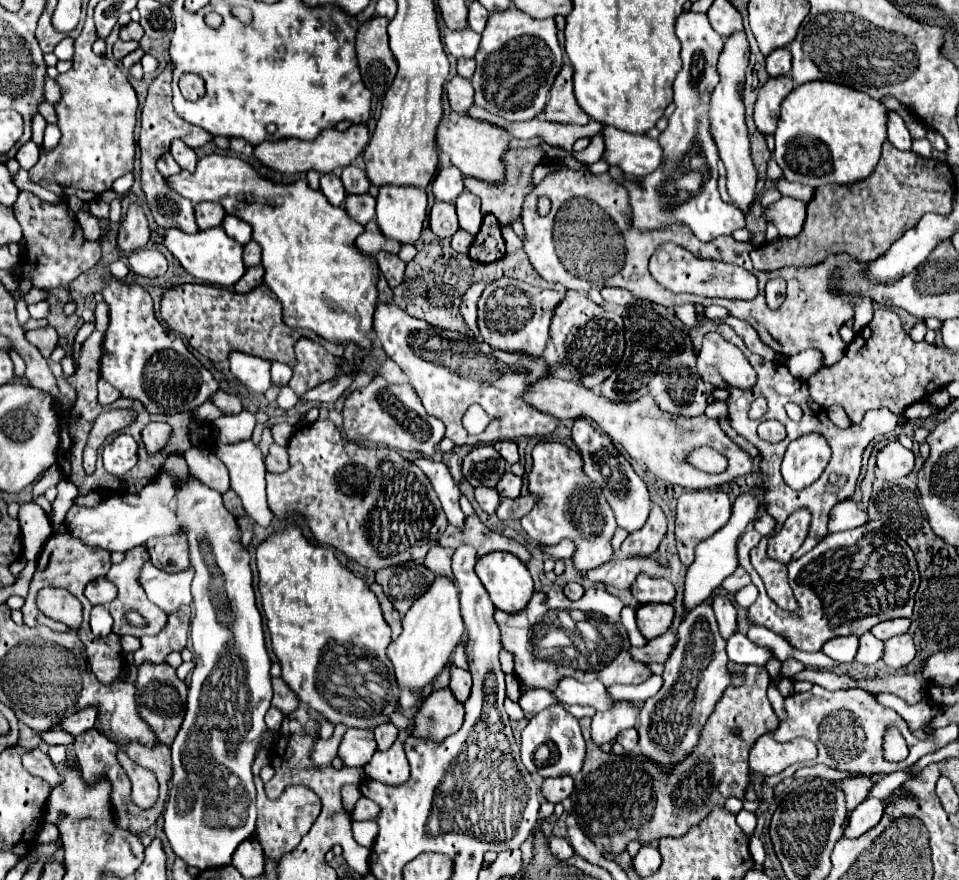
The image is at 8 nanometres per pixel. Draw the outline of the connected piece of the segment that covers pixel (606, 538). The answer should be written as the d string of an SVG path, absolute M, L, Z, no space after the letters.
M540 442L532 450L532 458L534 466L528 474L528 490L540 500L534 510L522 518L526 534L542 544L558 544L562 538L574 540L576 554L572 556L572 562L582 572L606 564L612 556L610 540L616 530L616 520L600 486L584 476L578 452L560 442Z

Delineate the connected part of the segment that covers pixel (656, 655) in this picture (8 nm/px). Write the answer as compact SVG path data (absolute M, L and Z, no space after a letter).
M670 630L654 640L648 642L644 648L632 648L632 656L644 664L648 662L666 662L668 656L672 654L672 648L676 646L678 634L672 634Z

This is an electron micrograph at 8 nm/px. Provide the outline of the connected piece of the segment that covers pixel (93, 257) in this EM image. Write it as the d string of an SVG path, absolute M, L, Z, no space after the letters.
M24 190L20 192L12 210L16 212L16 220L20 220L24 230L24 250L30 250L30 256L24 256L20 278L30 278L32 286L38 288L68 286L82 272L94 268L100 262L102 244L84 238L78 220L72 218L68 212L70 208L66 200L50 204L46 200L40 200L36 194Z

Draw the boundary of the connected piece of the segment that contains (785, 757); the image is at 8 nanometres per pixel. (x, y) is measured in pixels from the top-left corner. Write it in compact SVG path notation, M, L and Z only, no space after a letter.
M764 734L750 750L750 770L764 776L774 776L796 762L808 762L814 758L816 744L810 740L796 738L780 744L770 734Z

